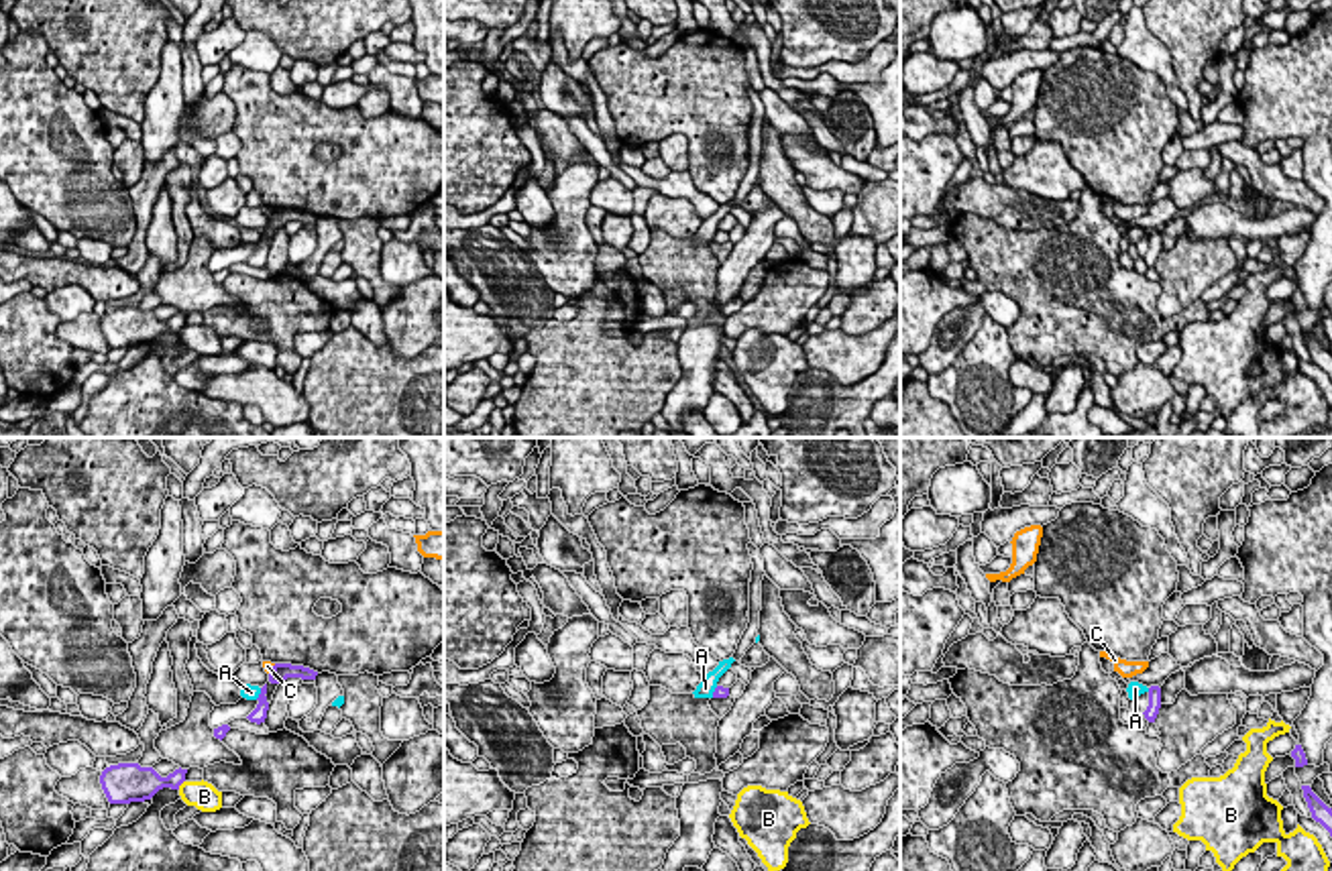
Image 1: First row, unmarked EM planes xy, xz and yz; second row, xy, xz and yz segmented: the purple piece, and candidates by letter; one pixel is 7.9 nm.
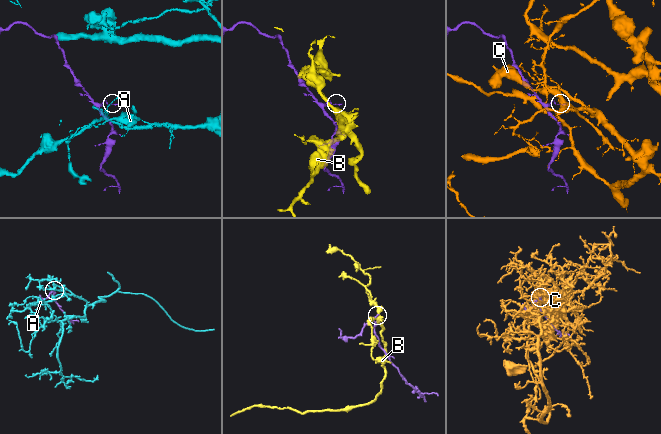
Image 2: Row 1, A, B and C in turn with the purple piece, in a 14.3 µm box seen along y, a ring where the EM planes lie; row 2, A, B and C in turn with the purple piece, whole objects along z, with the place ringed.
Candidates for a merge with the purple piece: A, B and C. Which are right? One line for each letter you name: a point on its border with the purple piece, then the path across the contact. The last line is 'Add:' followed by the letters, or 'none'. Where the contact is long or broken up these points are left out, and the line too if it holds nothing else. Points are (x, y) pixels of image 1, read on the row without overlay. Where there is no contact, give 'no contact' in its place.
Add: none

